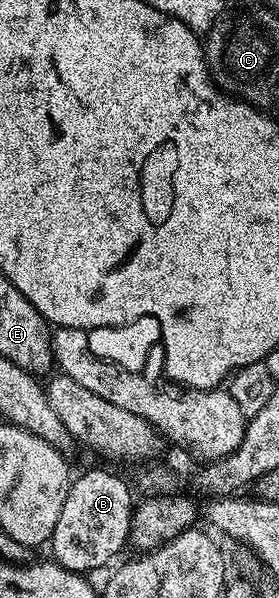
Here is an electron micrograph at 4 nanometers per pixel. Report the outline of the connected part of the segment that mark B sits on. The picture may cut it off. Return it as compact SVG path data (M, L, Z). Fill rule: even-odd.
M93 468L78 480L76 477L69 485L67 502L63 502L63 514L59 514L59 522L55 522L52 559L69 572L90 574L103 567L127 544L134 507L135 499L128 486L115 473L105 468Z

